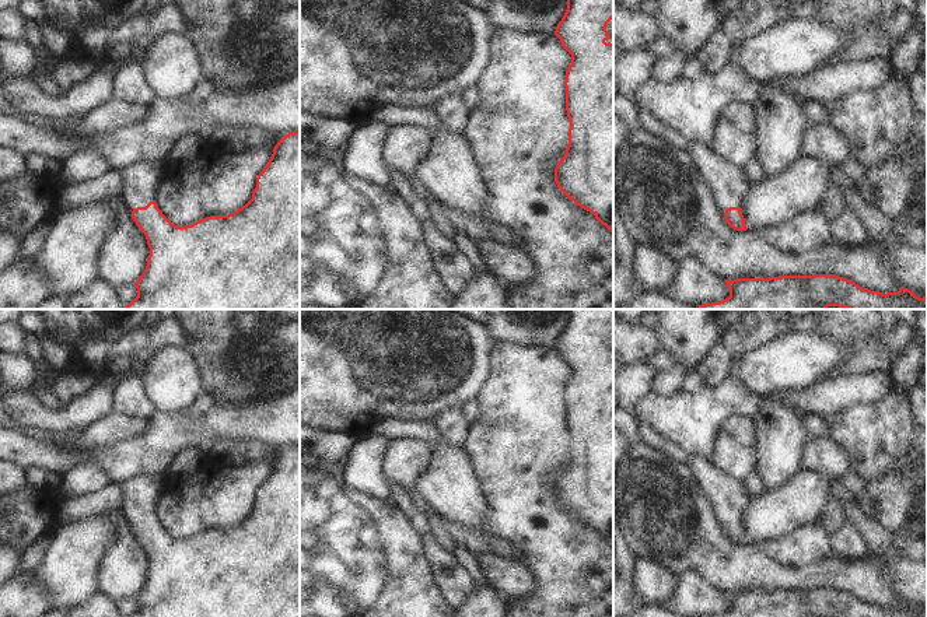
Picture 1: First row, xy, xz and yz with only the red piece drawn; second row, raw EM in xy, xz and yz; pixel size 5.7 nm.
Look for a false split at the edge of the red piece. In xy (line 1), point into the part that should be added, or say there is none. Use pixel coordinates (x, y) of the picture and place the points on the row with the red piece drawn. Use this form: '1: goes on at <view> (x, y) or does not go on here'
1: goes on at xy (140, 181)

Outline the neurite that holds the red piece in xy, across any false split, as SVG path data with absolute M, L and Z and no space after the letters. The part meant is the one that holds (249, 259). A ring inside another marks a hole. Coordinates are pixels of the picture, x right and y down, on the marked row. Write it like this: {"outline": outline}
{"outline": "M300 130L283 136L274 146L269 164L256 178L252 199L245 206L228 215L210 215L186 227L172 224L157 207L155 190L162 179L164 162L162 158L154 162L134 164L119 171L122 176L120 197L126 206L133 208L132 218L146 235L150 248L147 266L134 283L137 297L125 309L300 309Z"}

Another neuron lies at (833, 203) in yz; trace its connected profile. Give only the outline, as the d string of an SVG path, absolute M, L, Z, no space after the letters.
M829 189L818 210L823 213L830 221L833 221L840 217L846 207L847 204L843 193L836 189Z

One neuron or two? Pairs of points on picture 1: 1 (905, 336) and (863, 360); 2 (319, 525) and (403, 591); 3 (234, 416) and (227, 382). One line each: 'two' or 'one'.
1: two
2: one
3: two

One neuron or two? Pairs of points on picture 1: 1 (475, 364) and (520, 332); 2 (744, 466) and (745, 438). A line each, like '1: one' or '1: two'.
1: two
2: two

